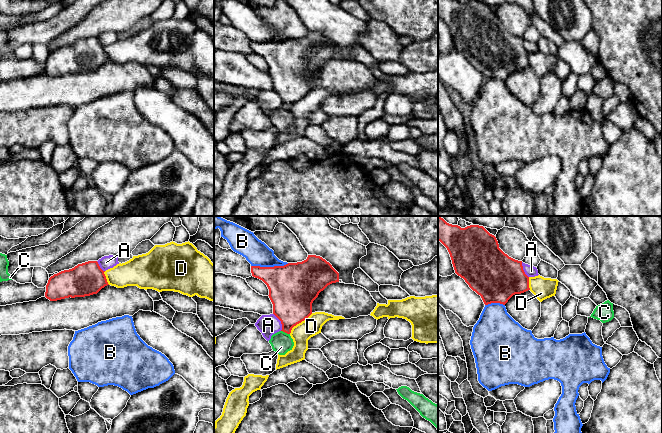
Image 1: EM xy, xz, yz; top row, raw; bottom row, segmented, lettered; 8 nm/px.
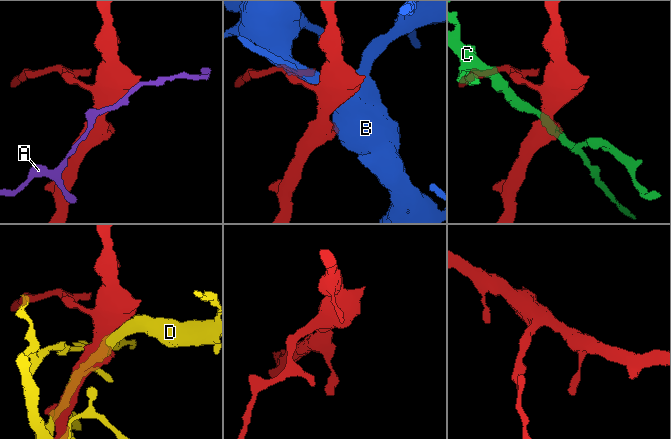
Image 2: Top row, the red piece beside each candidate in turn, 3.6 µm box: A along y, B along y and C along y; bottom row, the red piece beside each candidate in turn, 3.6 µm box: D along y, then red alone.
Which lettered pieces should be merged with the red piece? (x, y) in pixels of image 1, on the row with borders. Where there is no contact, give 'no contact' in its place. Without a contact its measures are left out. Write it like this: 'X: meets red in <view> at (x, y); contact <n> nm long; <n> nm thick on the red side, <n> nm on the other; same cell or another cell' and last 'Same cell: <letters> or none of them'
A: meets red in xz at (281, 322); contact 160 nm long; 360 nm thick on the red side, 160 nm on the other; same cell
B: meets red in xz at (269, 267); contact 300 nm long; 380 nm thick on the red side, 200 nm on the other; another cell
C: meets red in xz at (285, 332); contact 80 nm long; 320 nm thick on the red side, 170 nm on the other; another cell
D: meets red in xz at (299, 322); contact 260 nm long; 360 nm thick on the red side, 160 nm on the other; another cell
Same cell: A

